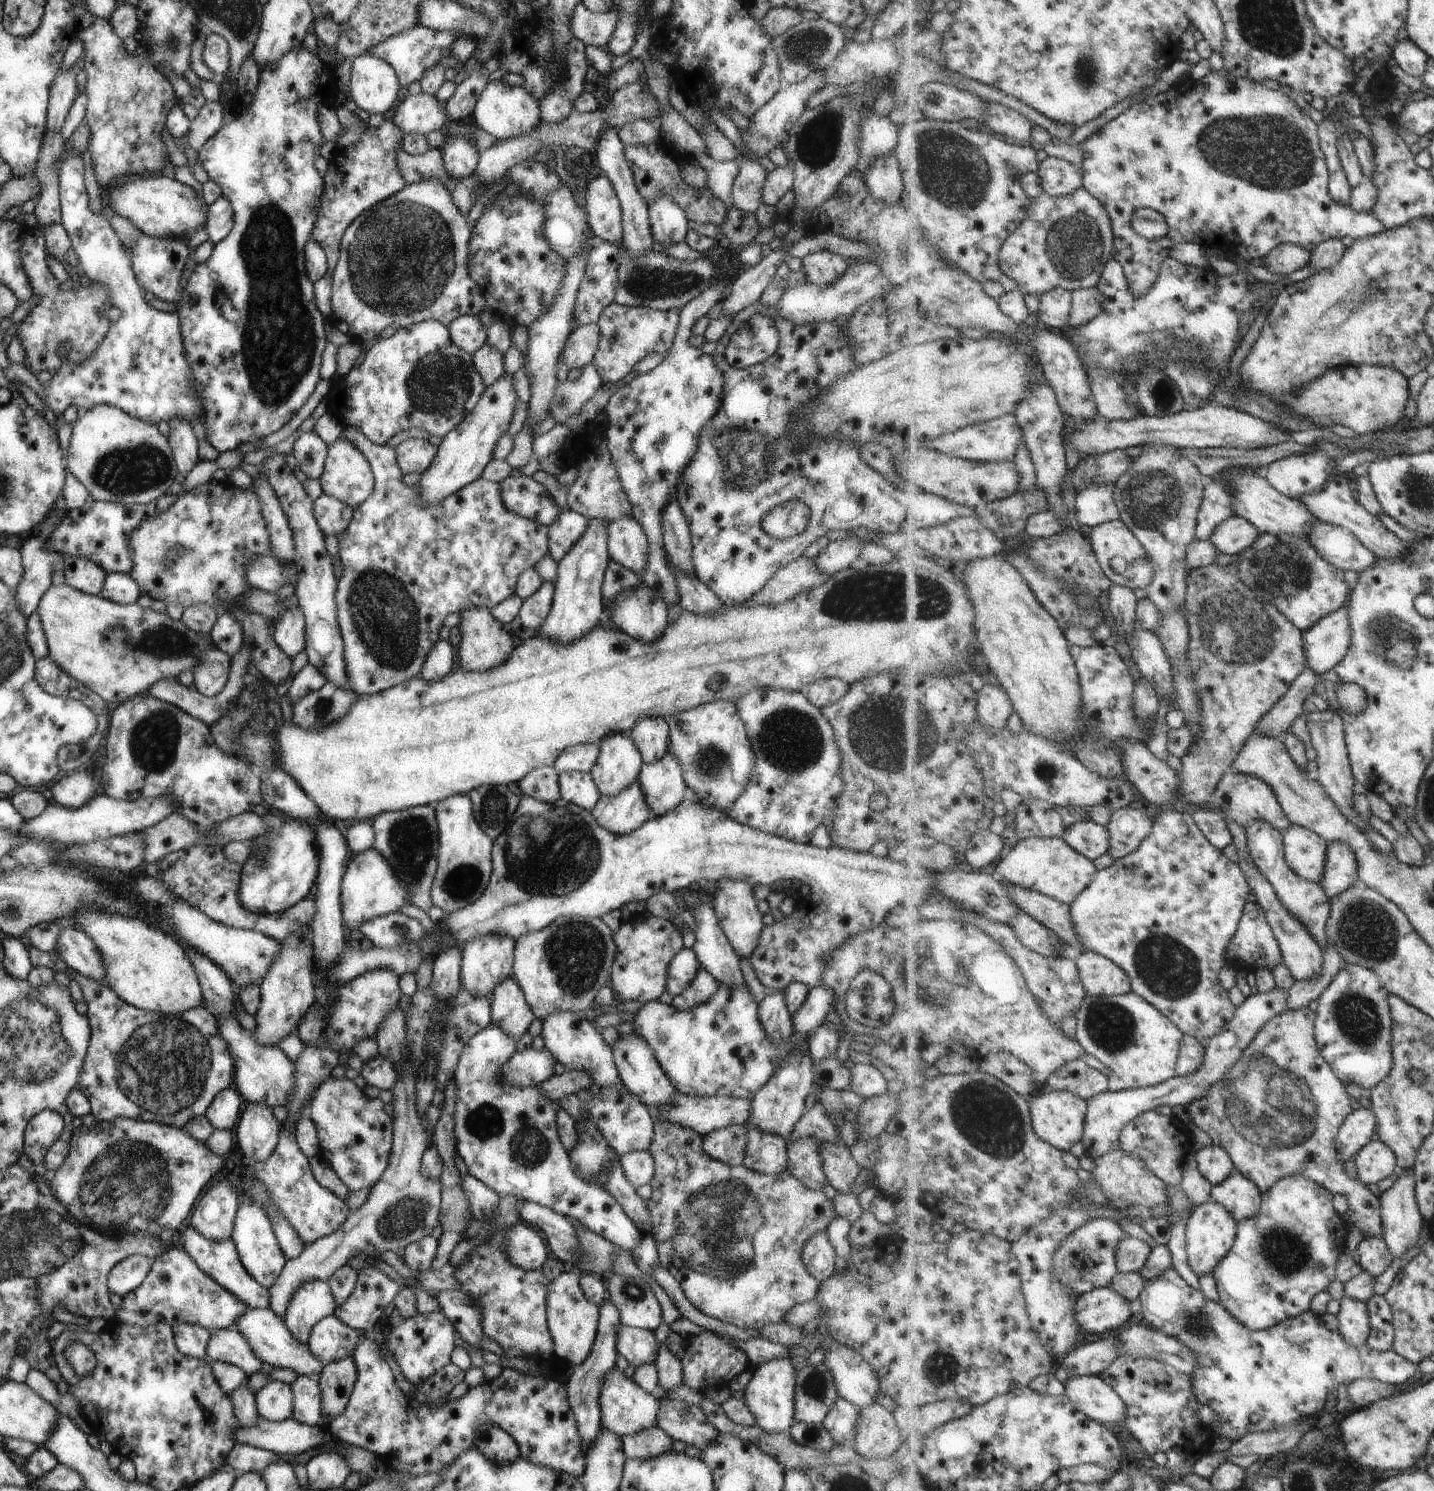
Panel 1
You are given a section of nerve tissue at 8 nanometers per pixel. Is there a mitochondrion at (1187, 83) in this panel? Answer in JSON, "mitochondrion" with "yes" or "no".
{"mitochondrion":"no"}

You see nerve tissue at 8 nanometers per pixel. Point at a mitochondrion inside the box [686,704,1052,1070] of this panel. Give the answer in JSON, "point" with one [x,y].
{"point":[940,980]}

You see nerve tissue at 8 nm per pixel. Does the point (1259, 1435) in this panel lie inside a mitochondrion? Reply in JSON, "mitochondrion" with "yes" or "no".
{"mitochondrion":"no"}

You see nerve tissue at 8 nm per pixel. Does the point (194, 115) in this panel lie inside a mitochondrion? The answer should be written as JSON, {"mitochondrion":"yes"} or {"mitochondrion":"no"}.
{"mitochondrion":"no"}

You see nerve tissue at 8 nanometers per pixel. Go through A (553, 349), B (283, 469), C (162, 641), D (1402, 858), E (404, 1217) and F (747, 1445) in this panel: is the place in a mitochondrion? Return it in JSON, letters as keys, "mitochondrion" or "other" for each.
{"A":"other","B":"other","C":"mitochondrion","D":"other","E":"mitochondrion","F":"other"}

